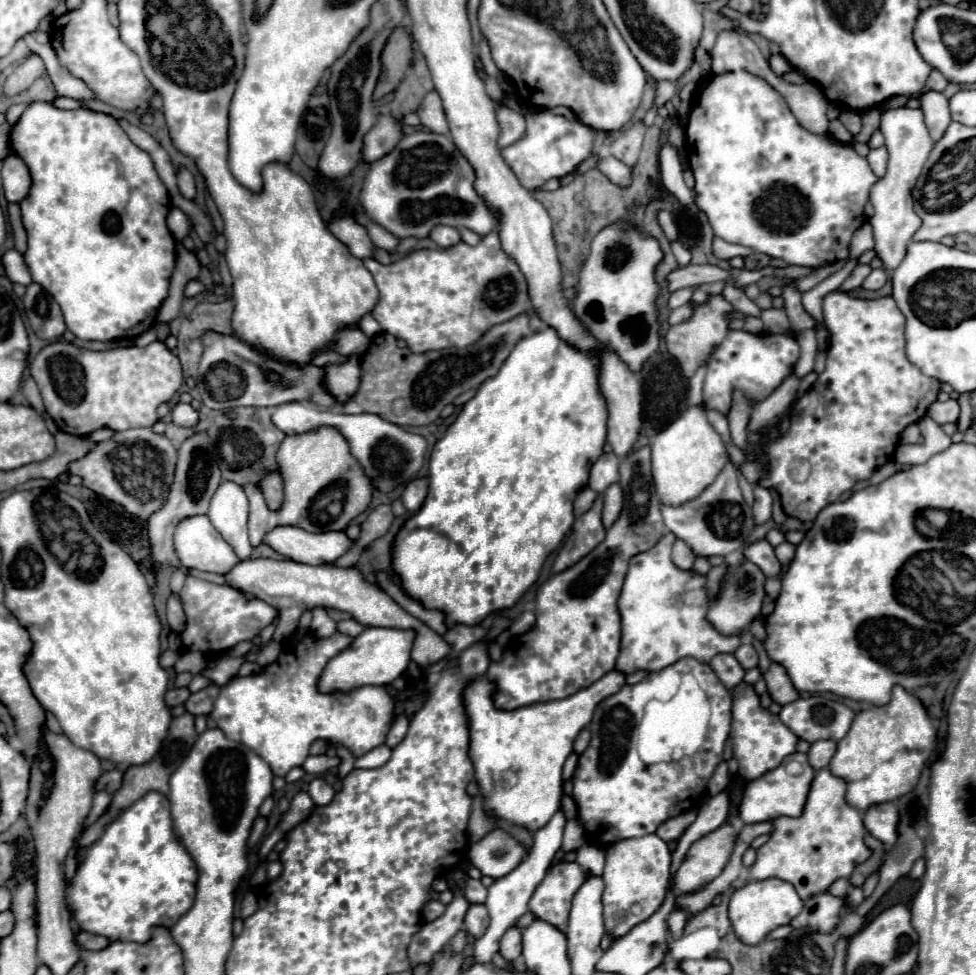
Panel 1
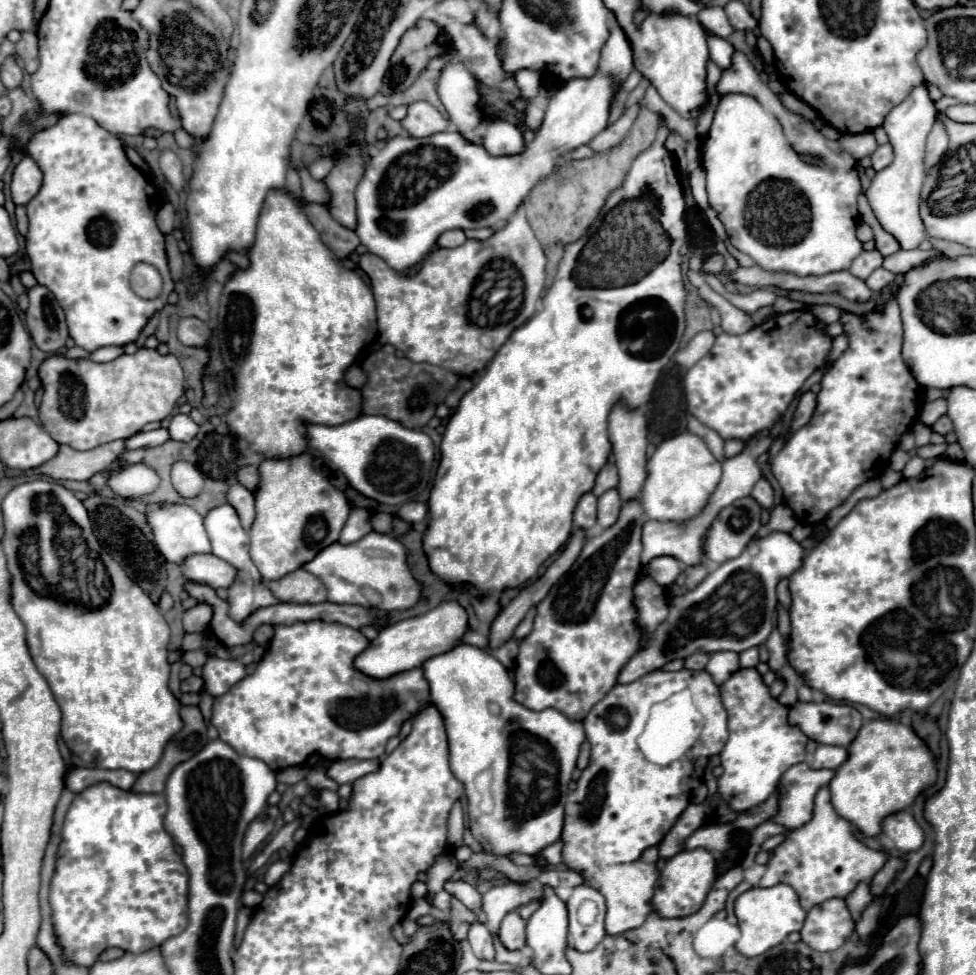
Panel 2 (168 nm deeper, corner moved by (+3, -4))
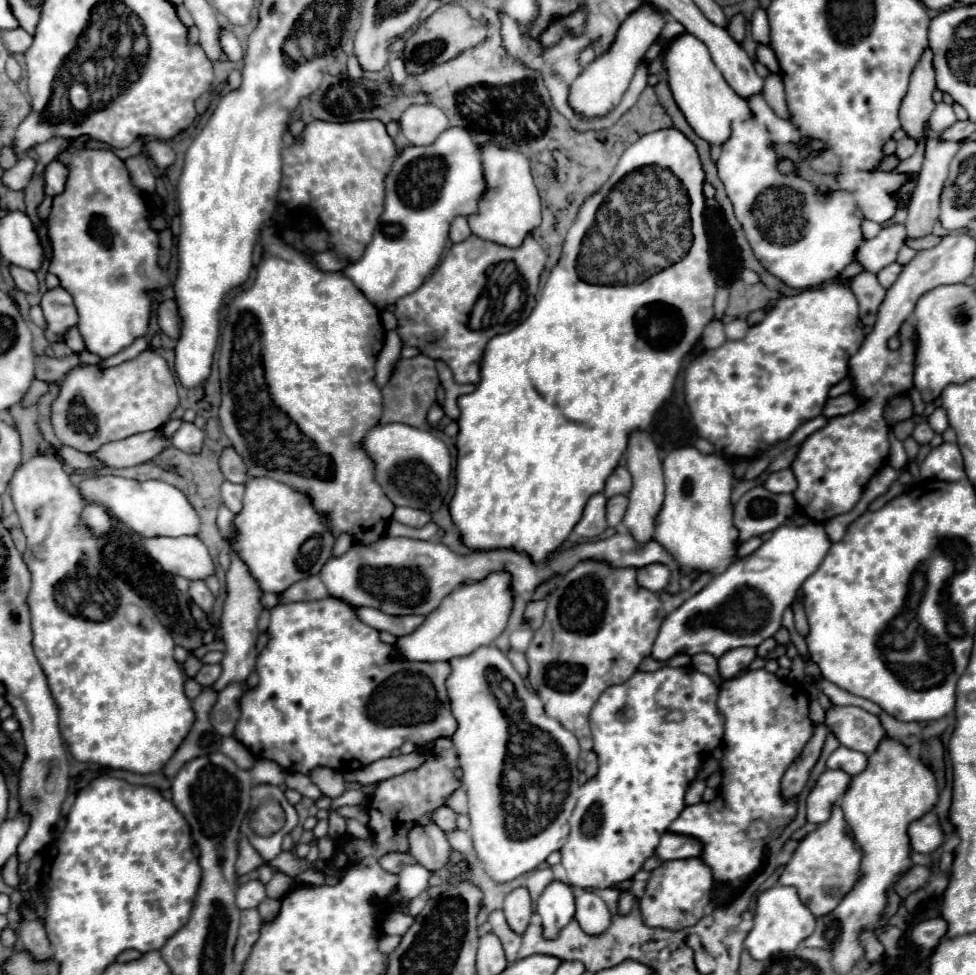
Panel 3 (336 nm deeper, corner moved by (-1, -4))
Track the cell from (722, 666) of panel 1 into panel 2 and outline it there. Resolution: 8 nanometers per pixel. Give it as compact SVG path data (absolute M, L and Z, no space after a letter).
M712 653L706 665L706 671L712 675L716 685L722 685L738 669L738 653Z

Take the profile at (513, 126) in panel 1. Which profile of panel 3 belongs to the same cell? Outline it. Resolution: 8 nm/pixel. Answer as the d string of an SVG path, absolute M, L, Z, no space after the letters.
M486 143L482 147L482 161L488 193L480 201L480 213L468 217L470 229L482 239L496 241L506 247L516 247L536 225L540 225L540 197L530 175L528 159L518 151Z

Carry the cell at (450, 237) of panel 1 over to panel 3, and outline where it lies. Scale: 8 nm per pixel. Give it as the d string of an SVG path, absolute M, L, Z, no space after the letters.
M456 217L456 221L454 221L452 227L450 227L450 241L452 241L452 243L460 243L460 241L468 239L470 235L472 235L472 231L470 231L470 227L468 227L466 217Z

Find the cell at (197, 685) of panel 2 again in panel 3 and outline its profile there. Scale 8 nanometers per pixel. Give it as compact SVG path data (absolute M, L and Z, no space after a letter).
M202 665L202 669L196 673L196 681L202 685L202 687L210 687L218 677L220 677L220 665Z

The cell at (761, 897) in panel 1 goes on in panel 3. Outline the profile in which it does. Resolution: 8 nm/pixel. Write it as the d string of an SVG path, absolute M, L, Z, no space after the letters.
M774 885L756 897L754 927L744 939L744 947L750 951L754 959L768 959L778 953L788 953L796 949L798 943L812 933L814 925L816 925L816 919L812 917L808 907L804 907L802 901L798 899L798 891L794 887Z

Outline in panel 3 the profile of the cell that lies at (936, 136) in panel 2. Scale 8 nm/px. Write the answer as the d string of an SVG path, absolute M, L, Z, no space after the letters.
M936 135L928 137L926 153L924 153L924 163L922 163L922 169L920 169L920 175L918 175L918 185L916 185L914 195L912 195L910 207L908 207L908 219L904 223L904 227L906 227L906 231L908 231L910 237L928 235L932 231L934 223L938 221L940 191L942 191L946 175L948 175L948 163L950 163L950 159L954 157L956 151L958 151L958 145L954 141L944 141L944 139L936 137Z

